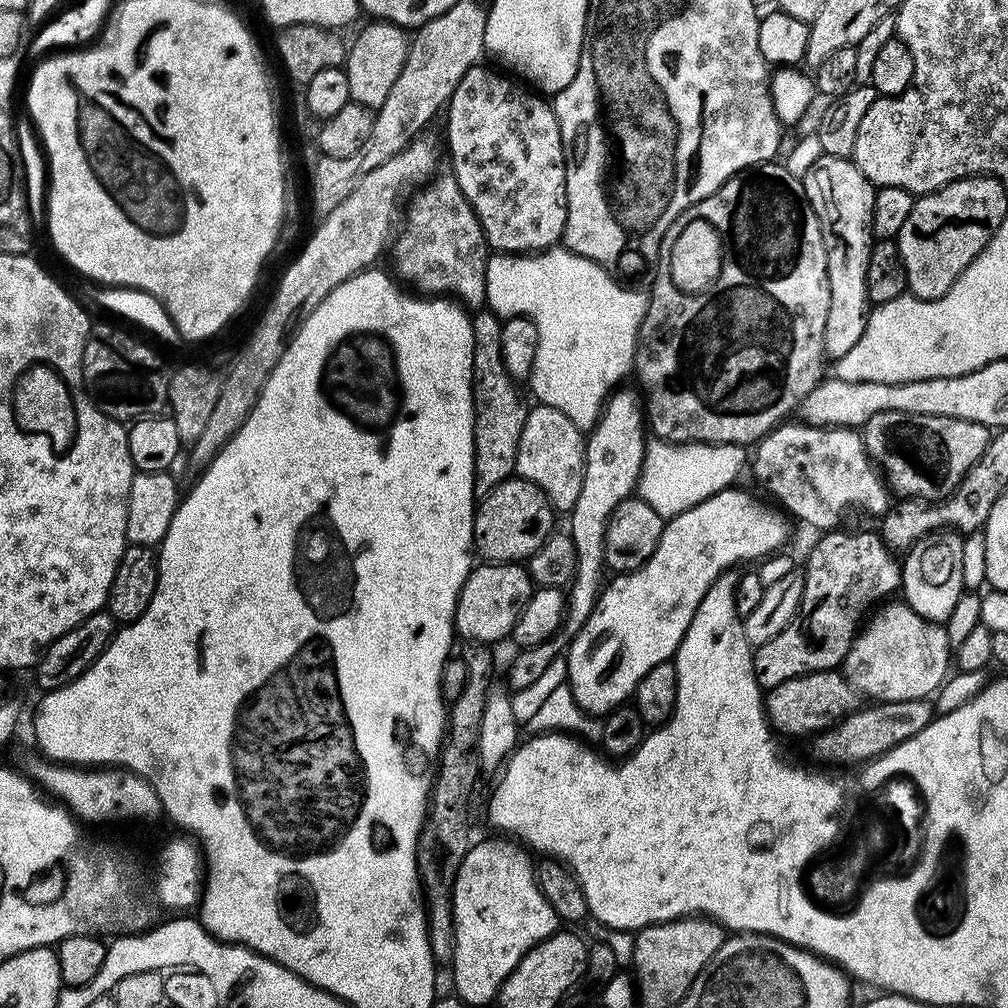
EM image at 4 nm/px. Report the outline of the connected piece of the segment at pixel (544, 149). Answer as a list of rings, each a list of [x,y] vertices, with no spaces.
[[[482,67],[466,70],[446,103],[451,175],[456,177],[466,202],[470,202],[489,249],[500,254],[535,254],[557,247],[563,241],[566,226],[568,169],[558,118],[543,95],[521,86],[507,75],[499,76],[492,68]]]

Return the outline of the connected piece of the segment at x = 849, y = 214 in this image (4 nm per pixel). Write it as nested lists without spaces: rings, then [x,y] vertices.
[[[817,155],[817,160],[808,168],[808,173],[803,173],[802,179],[806,198],[818,214],[818,222],[822,226],[822,238],[828,255],[828,281],[830,282],[830,314],[826,314],[826,334],[824,335],[824,352],[839,358],[848,353],[862,338],[862,330],[868,321],[870,305],[866,294],[866,266],[870,262],[870,250],[874,243],[872,234],[872,211],[874,210],[874,198],[876,188],[858,170],[851,159],[842,156]]]

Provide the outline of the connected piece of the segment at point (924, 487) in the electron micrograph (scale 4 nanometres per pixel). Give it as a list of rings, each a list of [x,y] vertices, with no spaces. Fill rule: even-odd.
[[[883,412],[864,424],[862,435],[868,457],[897,497],[935,502],[952,495],[964,475],[979,462],[990,430],[978,422],[962,422],[962,418]]]

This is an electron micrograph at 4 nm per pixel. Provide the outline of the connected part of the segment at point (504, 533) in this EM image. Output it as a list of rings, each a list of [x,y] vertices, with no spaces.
[[[511,478],[496,484],[484,501],[477,503],[472,517],[472,547],[484,562],[524,562],[546,542],[554,530],[554,509],[548,495],[534,482]]]

